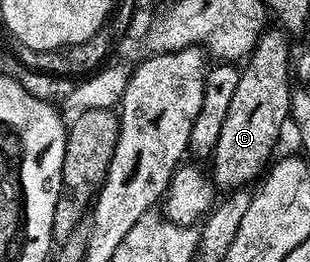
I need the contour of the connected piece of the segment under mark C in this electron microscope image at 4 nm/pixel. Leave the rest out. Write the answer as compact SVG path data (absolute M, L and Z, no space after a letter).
M265 30L256 48L247 56L238 89L234 89L234 101L230 101L230 110L222 124L222 133L218 133L218 145L210 156L210 163L213 163L211 178L224 193L247 188L248 182L269 166L272 150L280 139L280 130L290 119L294 87L288 84L289 36L283 30L275 30Z

